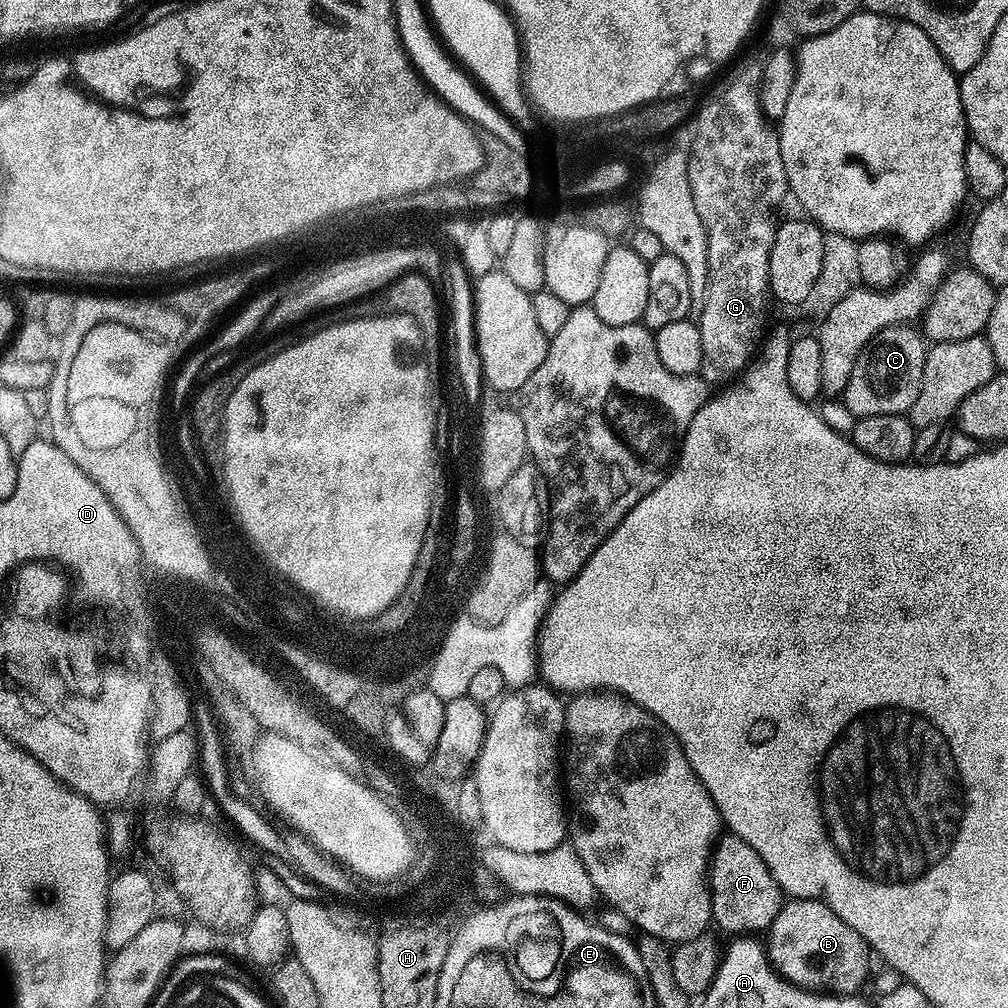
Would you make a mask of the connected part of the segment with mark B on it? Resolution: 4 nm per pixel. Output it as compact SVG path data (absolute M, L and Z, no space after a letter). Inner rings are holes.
M789 899L778 918L766 929L766 947L773 967L799 988L825 994L856 994L869 979L870 949L854 926L846 926L830 906L820 900Z

